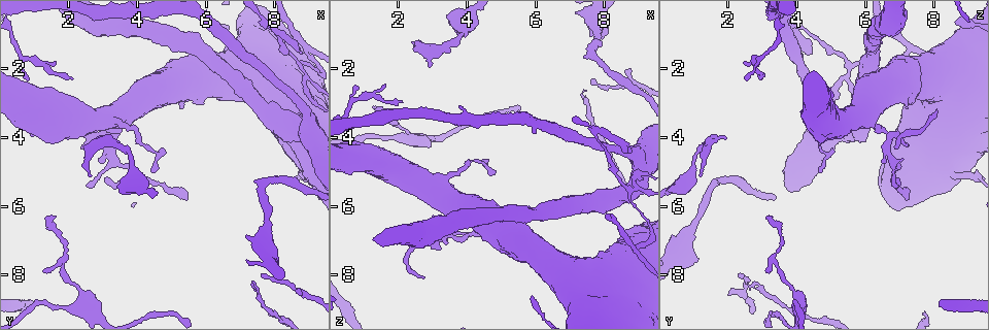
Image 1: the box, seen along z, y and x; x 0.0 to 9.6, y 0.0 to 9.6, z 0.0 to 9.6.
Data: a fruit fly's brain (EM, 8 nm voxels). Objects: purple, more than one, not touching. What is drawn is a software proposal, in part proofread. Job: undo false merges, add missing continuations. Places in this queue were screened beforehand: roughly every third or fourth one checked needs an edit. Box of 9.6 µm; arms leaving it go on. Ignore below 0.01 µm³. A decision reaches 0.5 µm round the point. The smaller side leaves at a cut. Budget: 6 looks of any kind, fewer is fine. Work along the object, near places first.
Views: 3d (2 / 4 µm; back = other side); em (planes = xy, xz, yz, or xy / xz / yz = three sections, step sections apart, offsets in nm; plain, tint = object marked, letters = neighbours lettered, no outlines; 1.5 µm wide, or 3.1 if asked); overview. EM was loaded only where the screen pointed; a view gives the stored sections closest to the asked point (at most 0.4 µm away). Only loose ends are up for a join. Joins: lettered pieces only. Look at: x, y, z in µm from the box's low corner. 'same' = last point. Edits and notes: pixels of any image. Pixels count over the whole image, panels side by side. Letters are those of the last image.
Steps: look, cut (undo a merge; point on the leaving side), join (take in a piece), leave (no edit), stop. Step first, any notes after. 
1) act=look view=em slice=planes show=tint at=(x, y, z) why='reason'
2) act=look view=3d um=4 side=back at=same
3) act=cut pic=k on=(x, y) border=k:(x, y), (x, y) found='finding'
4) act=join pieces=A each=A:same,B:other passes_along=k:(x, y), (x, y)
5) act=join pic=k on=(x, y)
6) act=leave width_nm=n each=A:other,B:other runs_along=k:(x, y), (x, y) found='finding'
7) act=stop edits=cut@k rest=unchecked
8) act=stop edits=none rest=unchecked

act=look view=em slice=planes show=letters at=(3.45, 3.55, 5.10) why='sudden change in width'

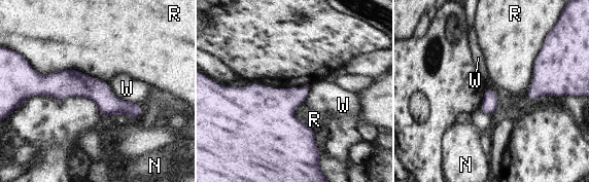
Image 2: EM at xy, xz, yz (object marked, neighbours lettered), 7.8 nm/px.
act=leave each=N:other,R:other,W:other runs_along=2:(34, 86), (92, 87), (139, 112) found='one neuron here'

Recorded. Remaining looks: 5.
act=look view=3d um=4 at=(8.65, 2.90, 4.50) why='sudden change in width'

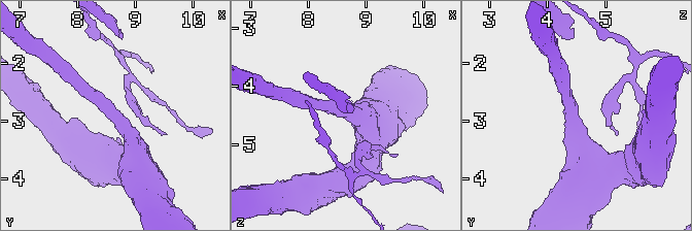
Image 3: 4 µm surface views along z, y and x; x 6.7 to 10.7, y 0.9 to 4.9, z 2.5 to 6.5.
act=look view=em slice=xy step=4 show=tint at=(8.60, 2.85, 4.45) why='need the tissue'

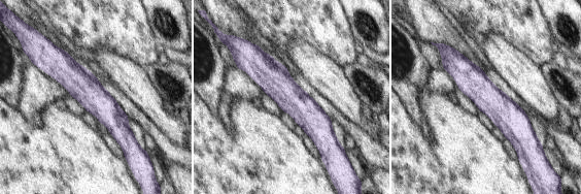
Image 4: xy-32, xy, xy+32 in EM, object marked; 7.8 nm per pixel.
act=look view=em slice=planes show=letters at=same why='cut it another way'

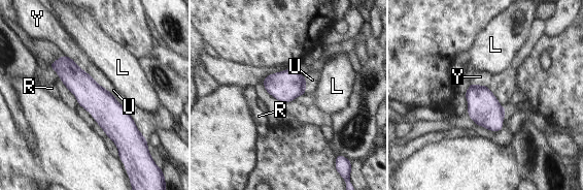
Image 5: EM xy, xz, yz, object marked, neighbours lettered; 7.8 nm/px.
act=leave each=L:other,R:other,U:other,Y:other arm_widths_nm=220,420 found='continuous, no second neuron'

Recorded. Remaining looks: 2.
act=look view=3d um=4 at=(2.60, 5.10, 1.20) why='an open end'

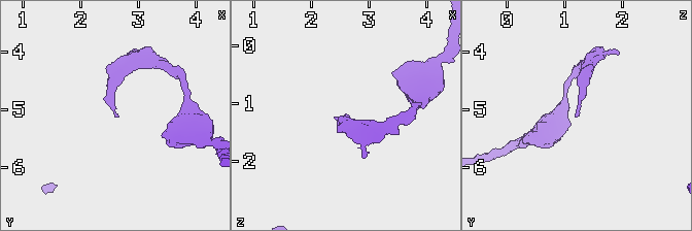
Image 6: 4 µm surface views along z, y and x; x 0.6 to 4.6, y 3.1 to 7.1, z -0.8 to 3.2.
act=look view=em slice=planes show=letters at=(2.70, 5.10, 1.20) why='need the tissue'

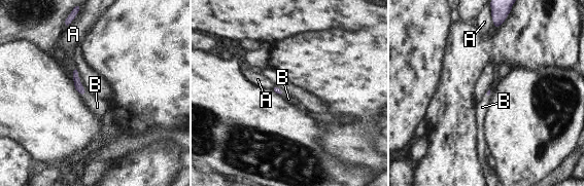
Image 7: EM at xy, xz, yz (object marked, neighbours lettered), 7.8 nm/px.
act=join pieces=B each=A:other,B:same passes_along=7:(78, 86), (82, 95), (97, 107) found='it goes on there'

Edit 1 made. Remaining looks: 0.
act=stop edits=join@7 rest=unchecked

